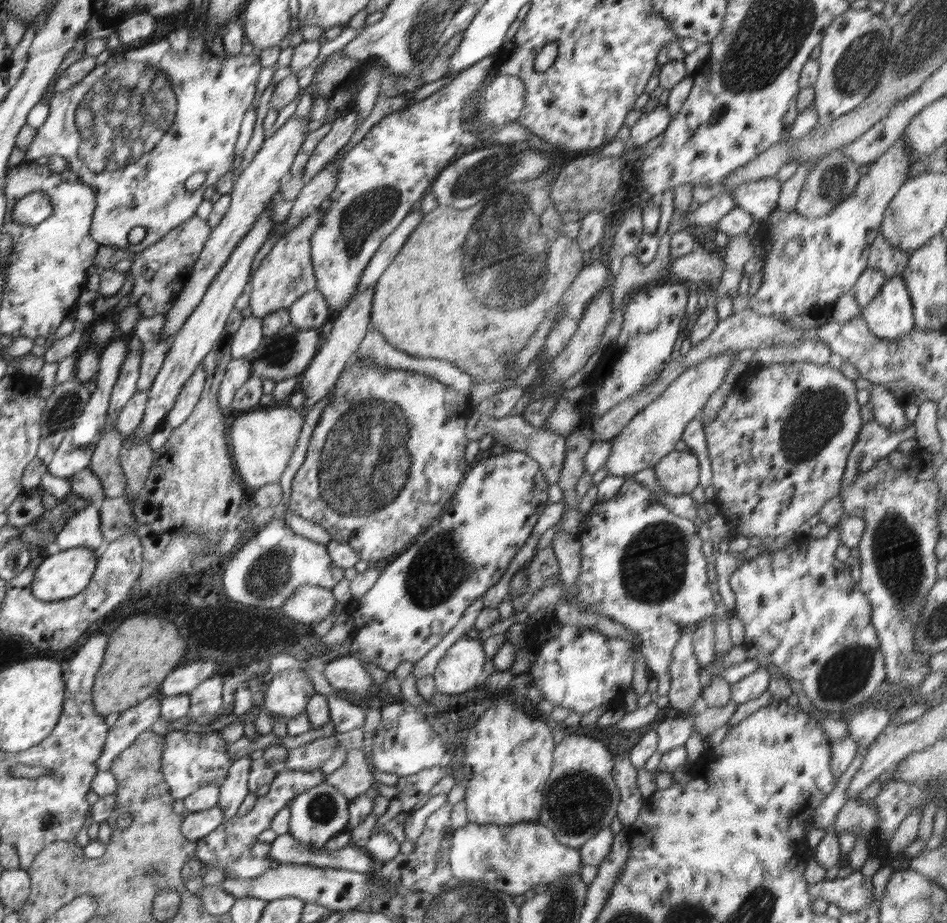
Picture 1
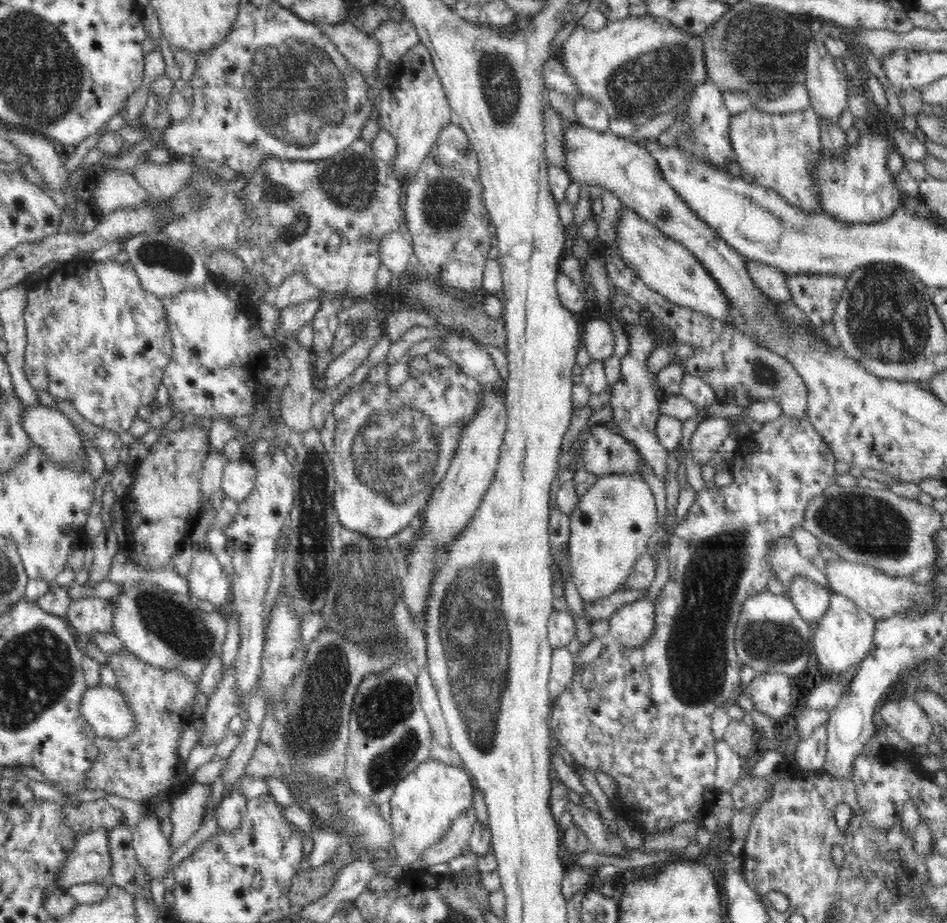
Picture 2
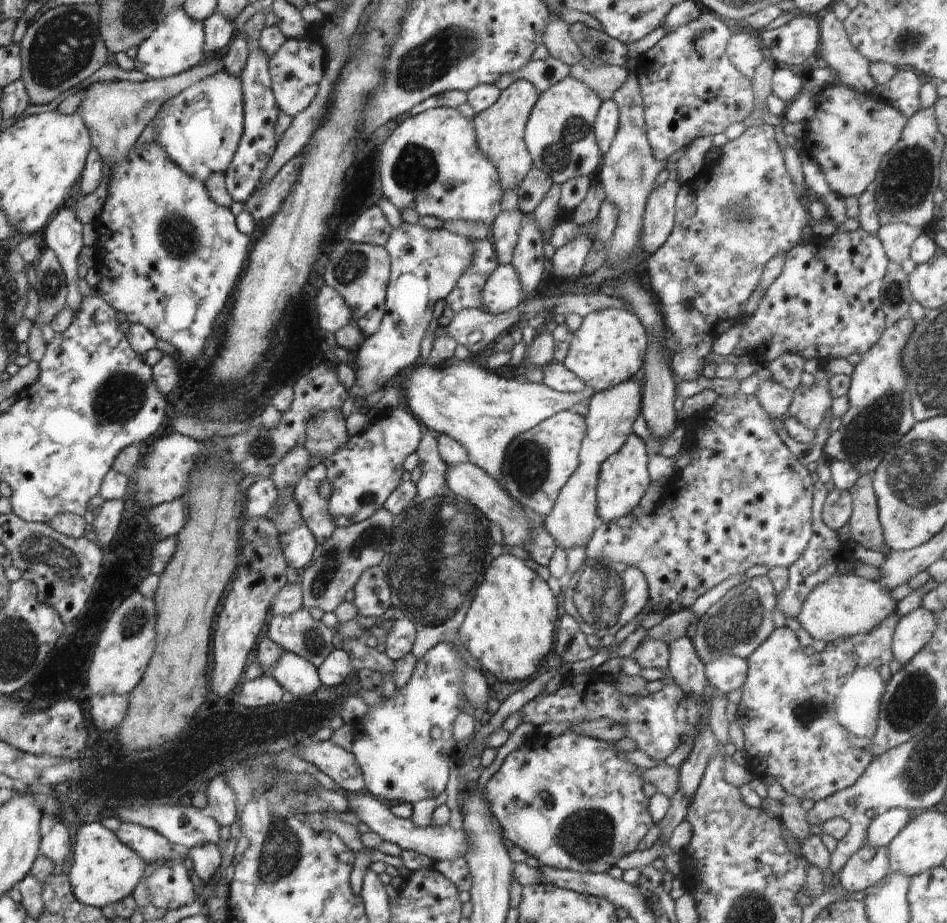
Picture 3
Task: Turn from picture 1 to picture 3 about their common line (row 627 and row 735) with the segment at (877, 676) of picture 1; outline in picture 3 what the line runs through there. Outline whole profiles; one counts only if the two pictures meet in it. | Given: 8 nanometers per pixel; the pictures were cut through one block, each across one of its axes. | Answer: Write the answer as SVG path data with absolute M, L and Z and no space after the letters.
M892 612L888 618L884 618L883 622L880 622L874 630L866 632L866 634L860 634L856 636L850 636L848 638L838 639L834 642L826 644L826 647L821 652L815 652L813 655L806 655L804 653L804 647L798 642L796 637L796 631L791 630L789 627L782 626L781 628L775 628L772 634L768 636L766 640L748 658L747 662L747 677L742 685L742 700L739 702L737 710L736 722L744 731L745 736L745 750L746 758L749 766L750 763L754 768L751 772L756 770L756 775L765 778L770 776L784 788L788 795L794 795L798 799L806 798L808 800L824 800L838 791L851 787L860 778L864 770L870 762L872 762L872 738L876 732L877 719L879 718L879 702L881 700L884 691L886 690L886 684L890 680L890 662L894 658L892 654L892 636L896 626L898 624L900 616L898 612Z

